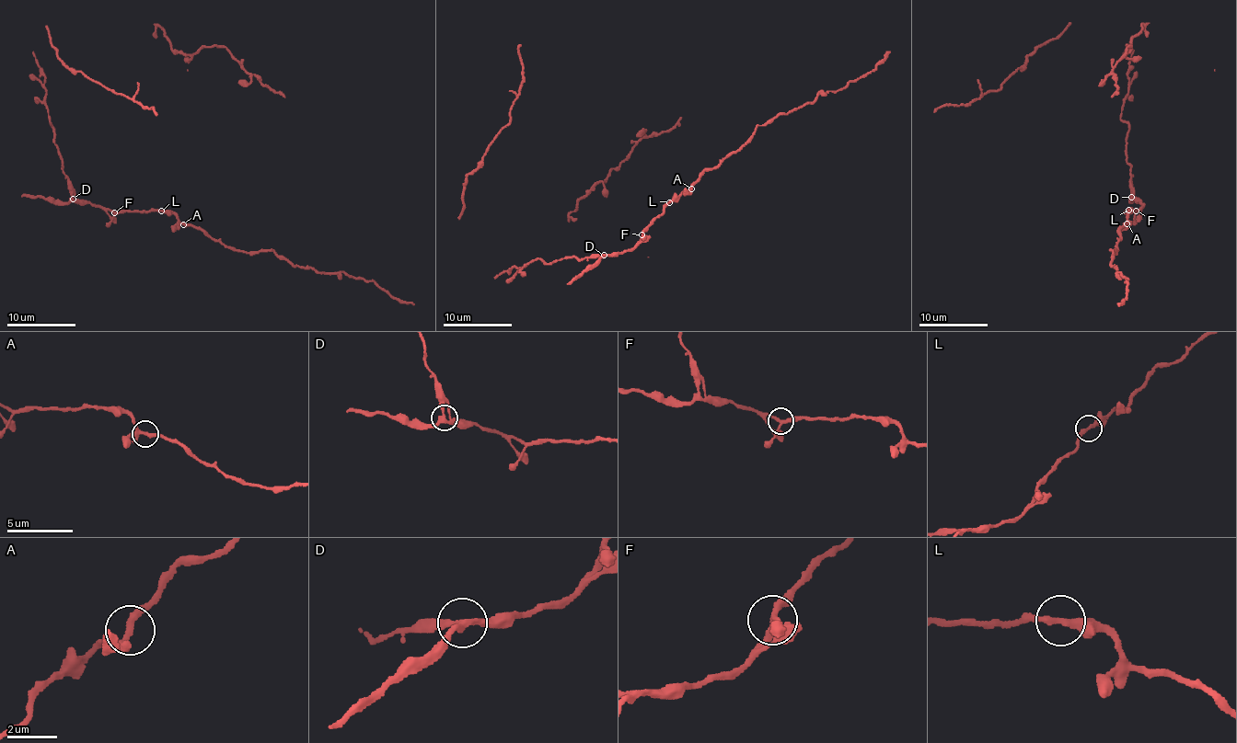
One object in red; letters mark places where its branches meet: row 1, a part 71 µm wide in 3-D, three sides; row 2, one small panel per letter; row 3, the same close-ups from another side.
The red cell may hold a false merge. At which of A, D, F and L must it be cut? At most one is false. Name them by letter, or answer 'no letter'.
D

